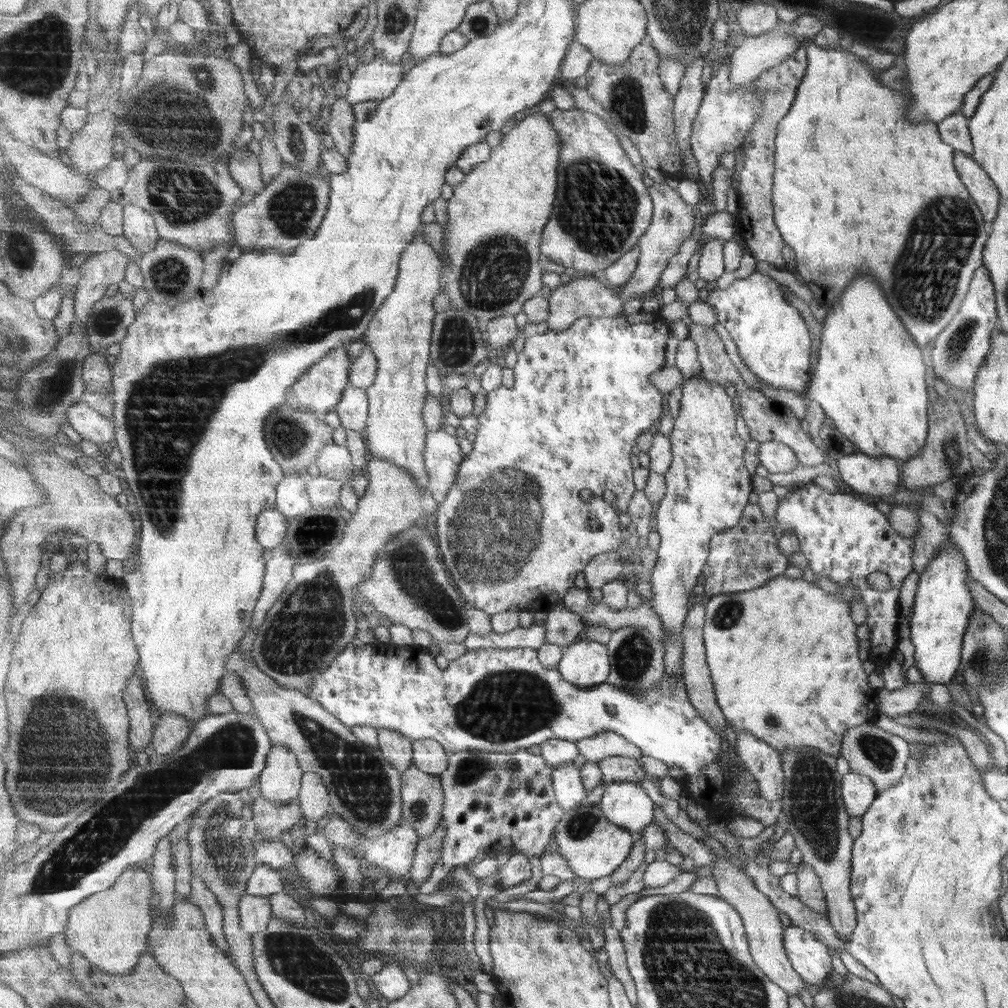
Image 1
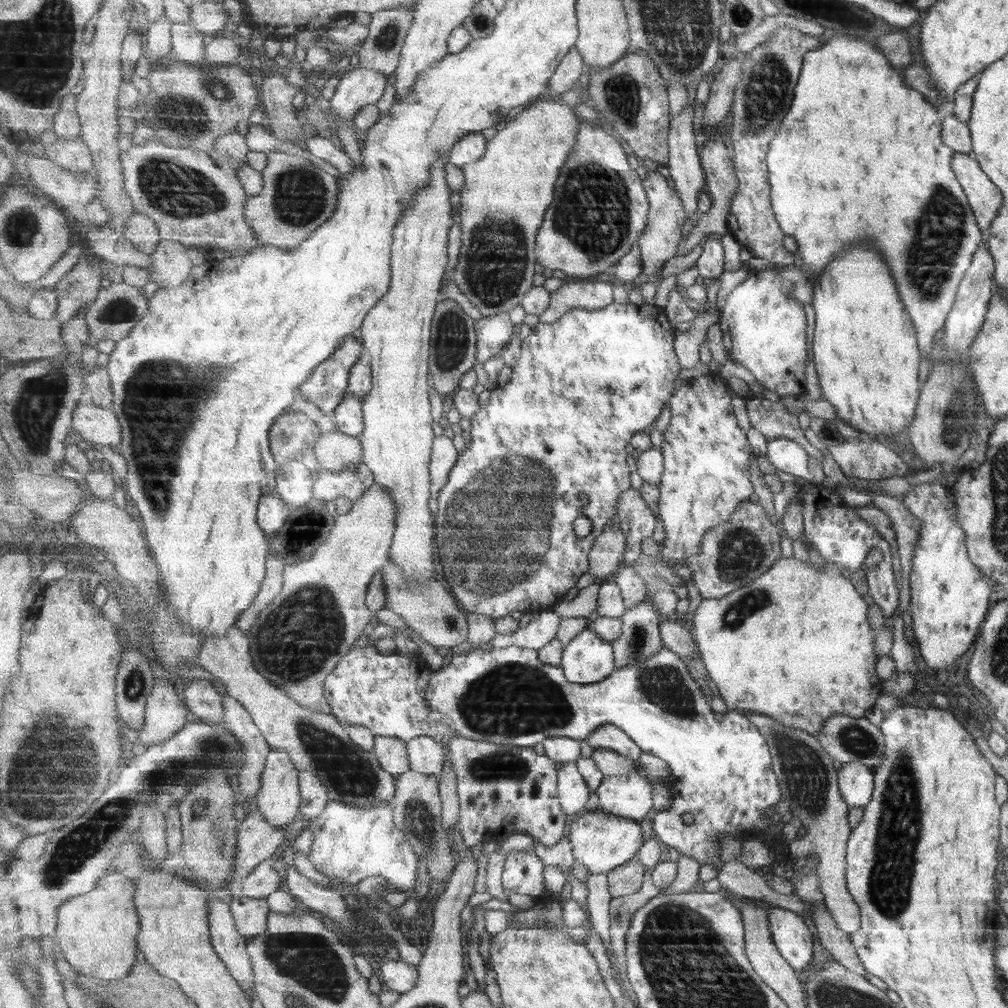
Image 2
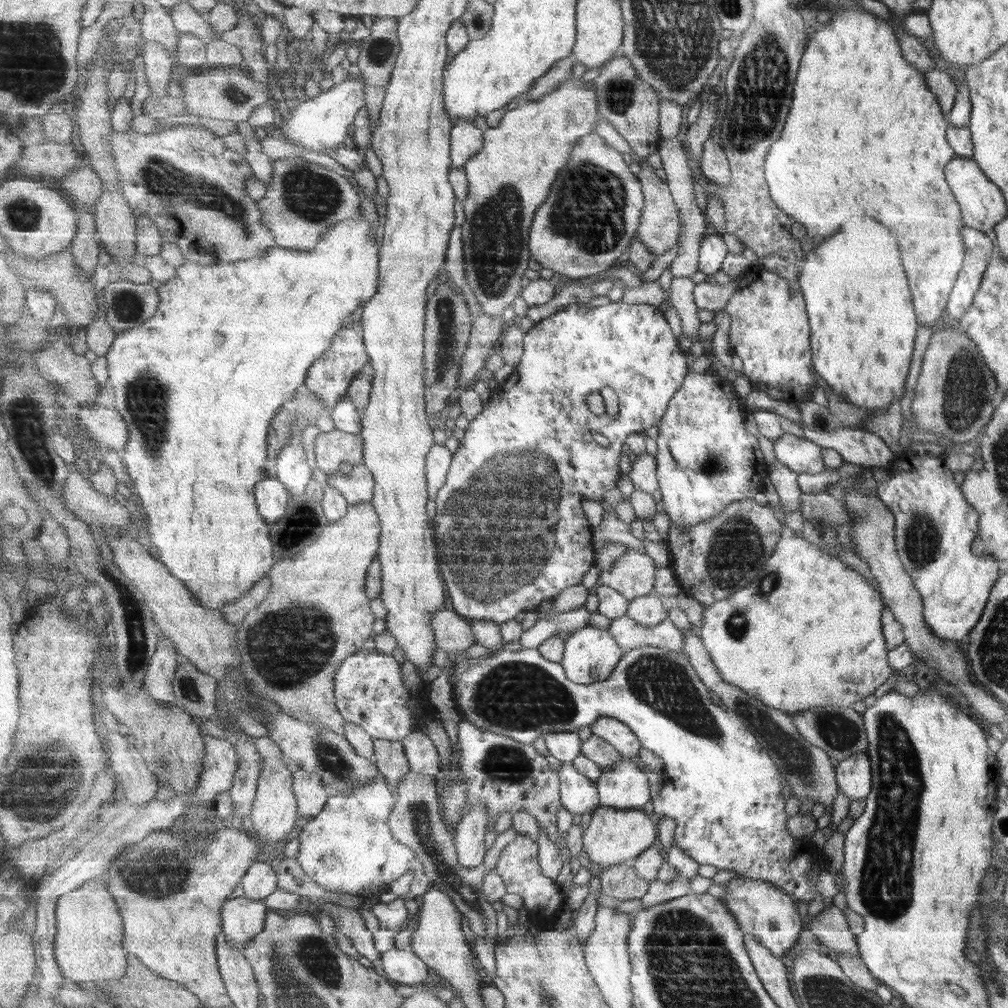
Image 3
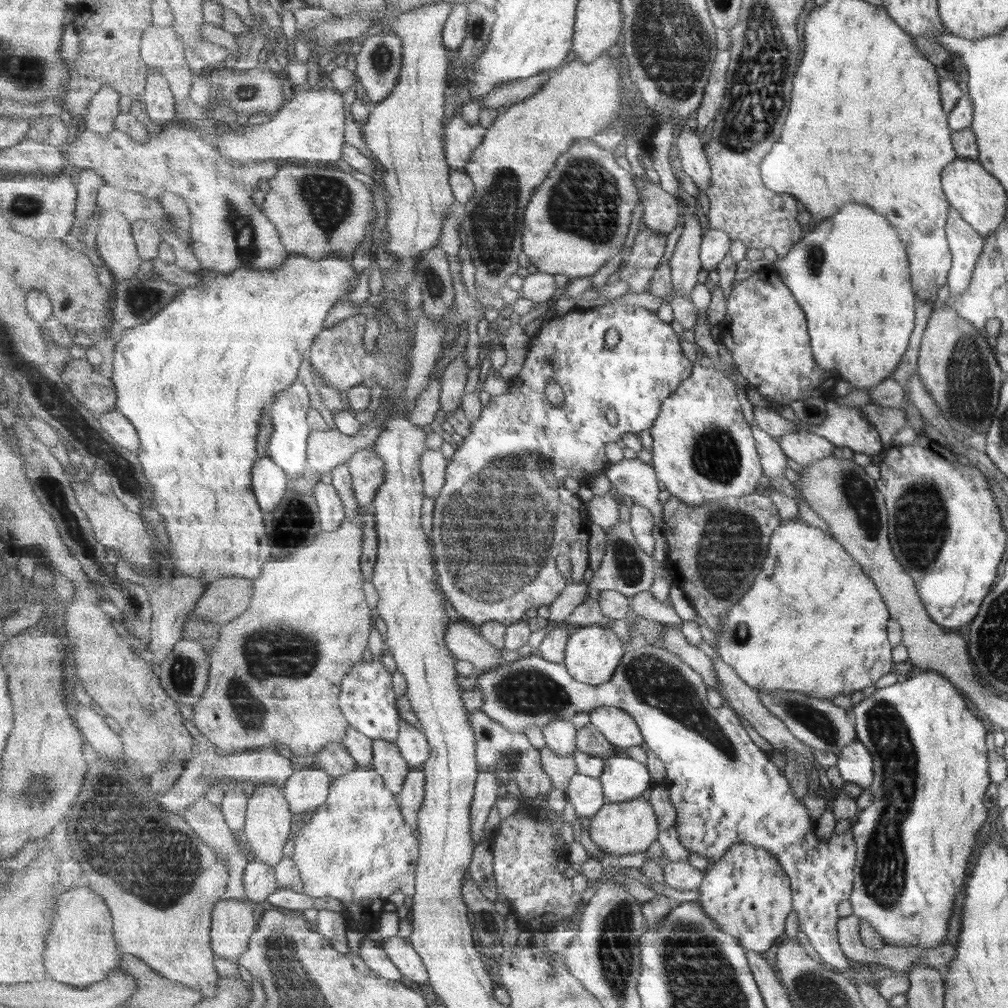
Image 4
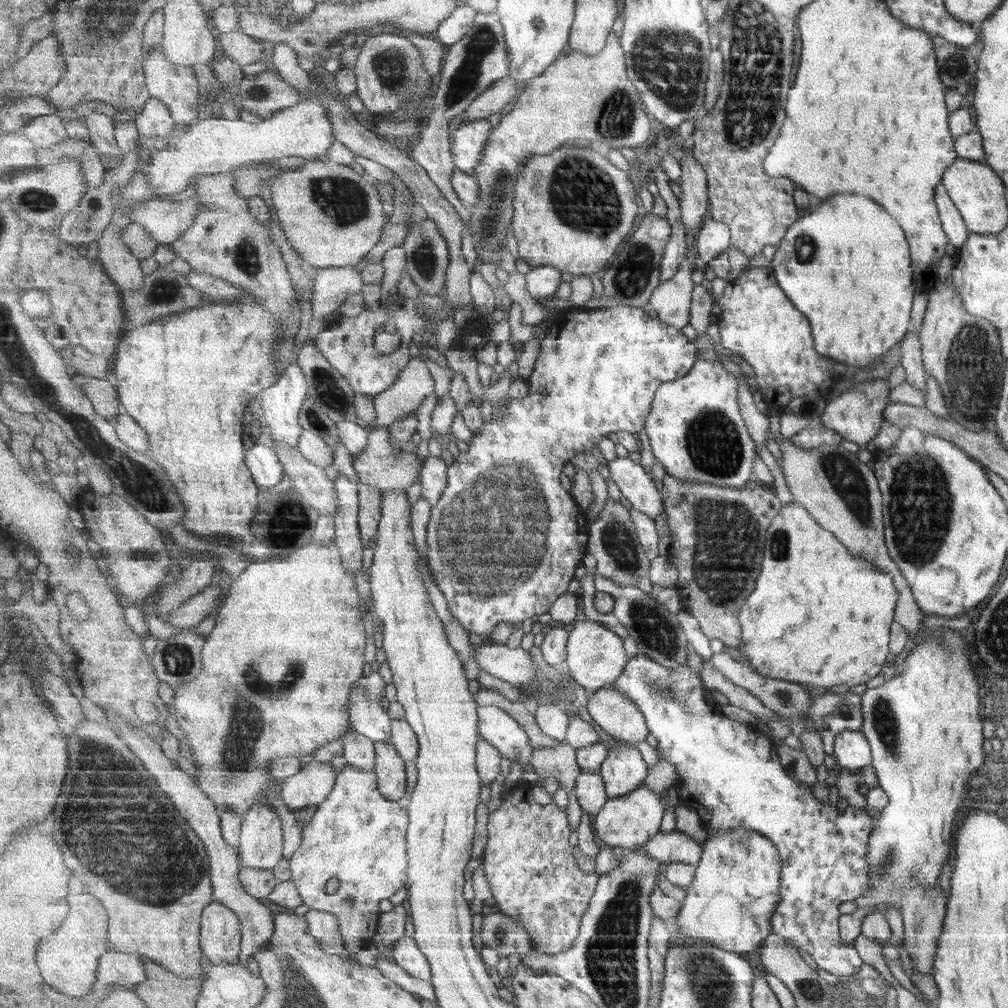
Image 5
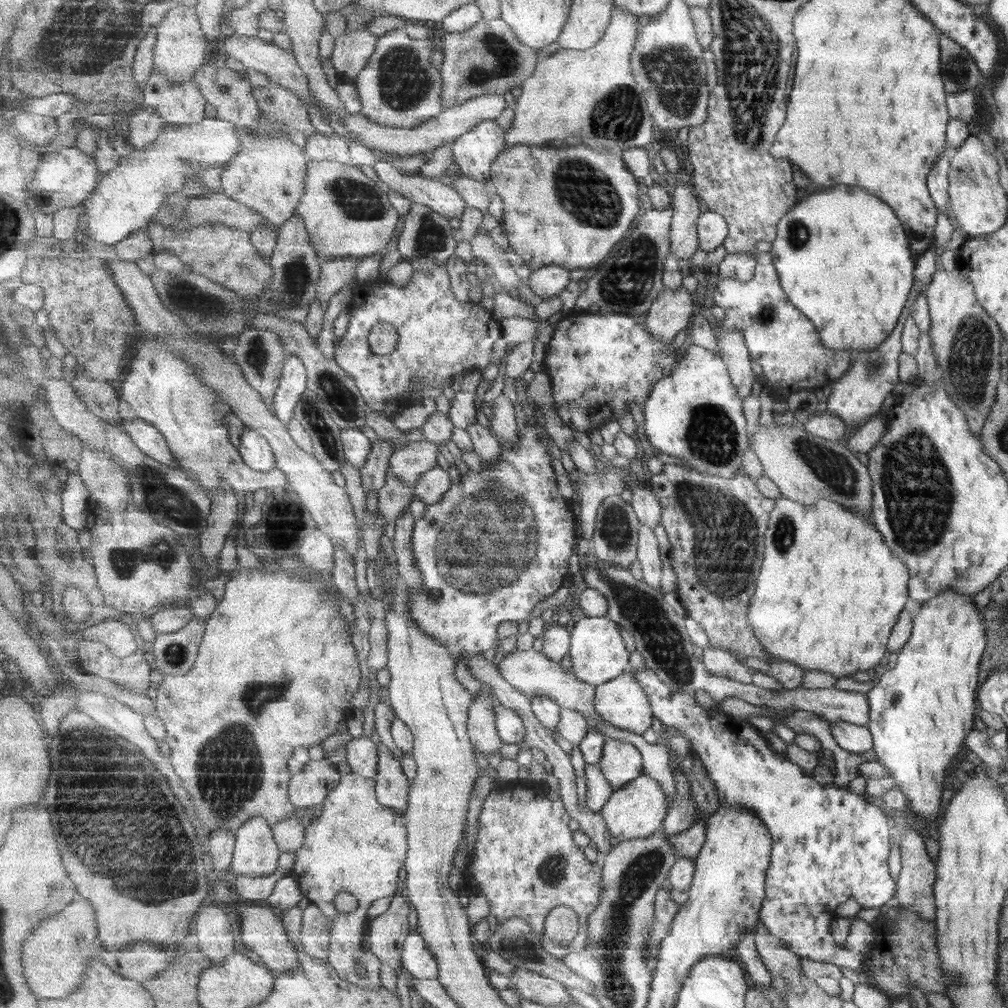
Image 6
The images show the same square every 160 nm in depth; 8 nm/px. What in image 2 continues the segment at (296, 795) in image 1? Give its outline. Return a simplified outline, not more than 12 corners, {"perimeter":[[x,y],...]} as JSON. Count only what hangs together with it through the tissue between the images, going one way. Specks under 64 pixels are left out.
{"perimeter":[[287,752],[266,761],[259,812],[275,828],[301,816],[299,771]]}

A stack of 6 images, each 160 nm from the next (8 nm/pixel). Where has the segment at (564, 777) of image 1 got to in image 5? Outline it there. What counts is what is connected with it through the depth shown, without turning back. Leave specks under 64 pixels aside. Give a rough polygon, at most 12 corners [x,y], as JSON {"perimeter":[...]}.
{"perimeter":[[582,772],[576,790],[591,817],[609,800],[601,774]]}

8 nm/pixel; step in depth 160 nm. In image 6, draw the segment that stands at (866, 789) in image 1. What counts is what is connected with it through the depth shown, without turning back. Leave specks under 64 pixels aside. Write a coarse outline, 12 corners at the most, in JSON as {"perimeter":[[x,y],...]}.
{"perimeter":[[838,720],[830,723],[837,747],[860,754],[872,748],[866,726]]}

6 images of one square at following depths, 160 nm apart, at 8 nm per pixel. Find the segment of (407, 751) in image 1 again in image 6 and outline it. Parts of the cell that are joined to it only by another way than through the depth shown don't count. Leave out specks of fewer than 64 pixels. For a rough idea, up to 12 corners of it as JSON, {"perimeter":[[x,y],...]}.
{"perimeter":[[377,745],[377,800],[404,817],[412,782],[402,763]]}

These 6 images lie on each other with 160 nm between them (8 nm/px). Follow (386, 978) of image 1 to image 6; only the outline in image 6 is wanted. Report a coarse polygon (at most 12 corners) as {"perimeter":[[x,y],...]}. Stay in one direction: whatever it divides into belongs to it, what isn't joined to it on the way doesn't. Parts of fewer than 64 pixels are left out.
{"perimeter":[[413,930],[402,963],[416,979],[437,979],[439,965],[424,936]]}

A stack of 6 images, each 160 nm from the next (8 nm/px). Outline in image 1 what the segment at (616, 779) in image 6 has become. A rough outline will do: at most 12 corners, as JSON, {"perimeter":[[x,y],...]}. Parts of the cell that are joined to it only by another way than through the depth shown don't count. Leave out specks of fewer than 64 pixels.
{"perimeter":[[639,783],[605,784],[599,806],[611,823],[640,835],[655,820]]}

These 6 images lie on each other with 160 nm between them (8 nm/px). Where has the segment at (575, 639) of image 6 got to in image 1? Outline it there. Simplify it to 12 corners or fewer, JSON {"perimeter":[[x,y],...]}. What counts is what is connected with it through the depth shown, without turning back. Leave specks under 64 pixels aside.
{"perimeter":[[608,645],[567,646],[558,666],[579,687],[607,682]]}

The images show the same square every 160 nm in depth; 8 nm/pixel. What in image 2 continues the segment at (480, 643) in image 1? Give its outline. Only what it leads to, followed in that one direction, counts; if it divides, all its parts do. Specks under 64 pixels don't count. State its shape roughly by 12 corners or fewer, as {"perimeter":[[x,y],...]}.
{"perimeter":[[540,611],[512,635],[497,633],[490,647],[540,651],[557,636],[562,616]]}

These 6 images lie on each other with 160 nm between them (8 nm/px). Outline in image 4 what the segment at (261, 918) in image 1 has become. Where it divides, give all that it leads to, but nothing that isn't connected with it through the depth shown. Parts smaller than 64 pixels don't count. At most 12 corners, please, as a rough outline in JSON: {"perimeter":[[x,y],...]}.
{"perimeter":[[221,900],[212,949],[237,963],[258,926],[253,904]]}

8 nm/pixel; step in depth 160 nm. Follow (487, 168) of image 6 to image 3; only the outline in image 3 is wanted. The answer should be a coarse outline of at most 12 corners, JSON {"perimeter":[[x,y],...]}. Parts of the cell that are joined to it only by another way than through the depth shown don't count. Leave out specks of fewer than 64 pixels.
{"perimeter":[[472,121],[453,128],[452,163],[463,168],[484,147]]}

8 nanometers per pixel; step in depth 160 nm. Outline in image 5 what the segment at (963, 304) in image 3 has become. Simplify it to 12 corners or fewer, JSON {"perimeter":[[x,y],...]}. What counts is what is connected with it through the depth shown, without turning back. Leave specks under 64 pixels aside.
{"perimeter":[[941,183],[933,198],[942,231],[955,249],[968,230]]}

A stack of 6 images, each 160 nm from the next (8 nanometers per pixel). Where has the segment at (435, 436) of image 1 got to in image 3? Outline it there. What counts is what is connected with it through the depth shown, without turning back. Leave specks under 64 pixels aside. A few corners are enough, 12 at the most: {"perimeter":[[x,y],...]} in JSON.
{"perimeter":[[435,443],[426,472],[428,495],[435,501],[445,486],[453,452]]}

